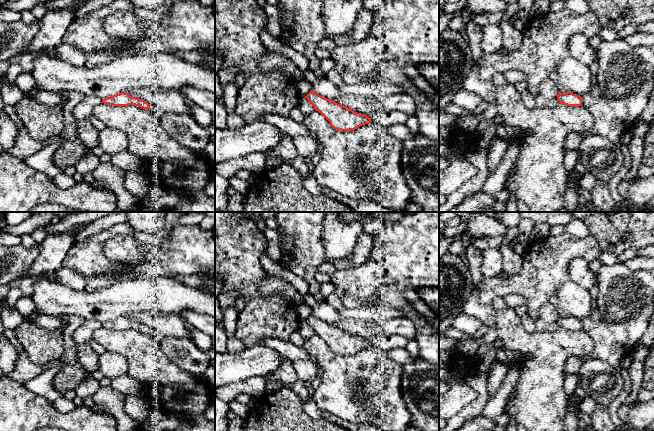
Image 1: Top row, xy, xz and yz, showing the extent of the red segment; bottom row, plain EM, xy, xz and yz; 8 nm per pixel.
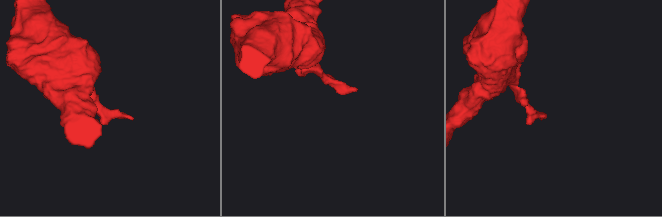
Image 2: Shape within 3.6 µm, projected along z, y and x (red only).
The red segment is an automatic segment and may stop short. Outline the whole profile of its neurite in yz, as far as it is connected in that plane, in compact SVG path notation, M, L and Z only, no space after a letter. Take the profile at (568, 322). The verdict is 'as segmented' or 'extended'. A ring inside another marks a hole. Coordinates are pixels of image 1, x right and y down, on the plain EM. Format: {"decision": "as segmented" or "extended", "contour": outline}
{"decision": "as segmented", "contour": "M559 316L557 319L557 323L560 328L564 328L567 330L582 330L581 320L578 320L571 316L566 317Z"}

